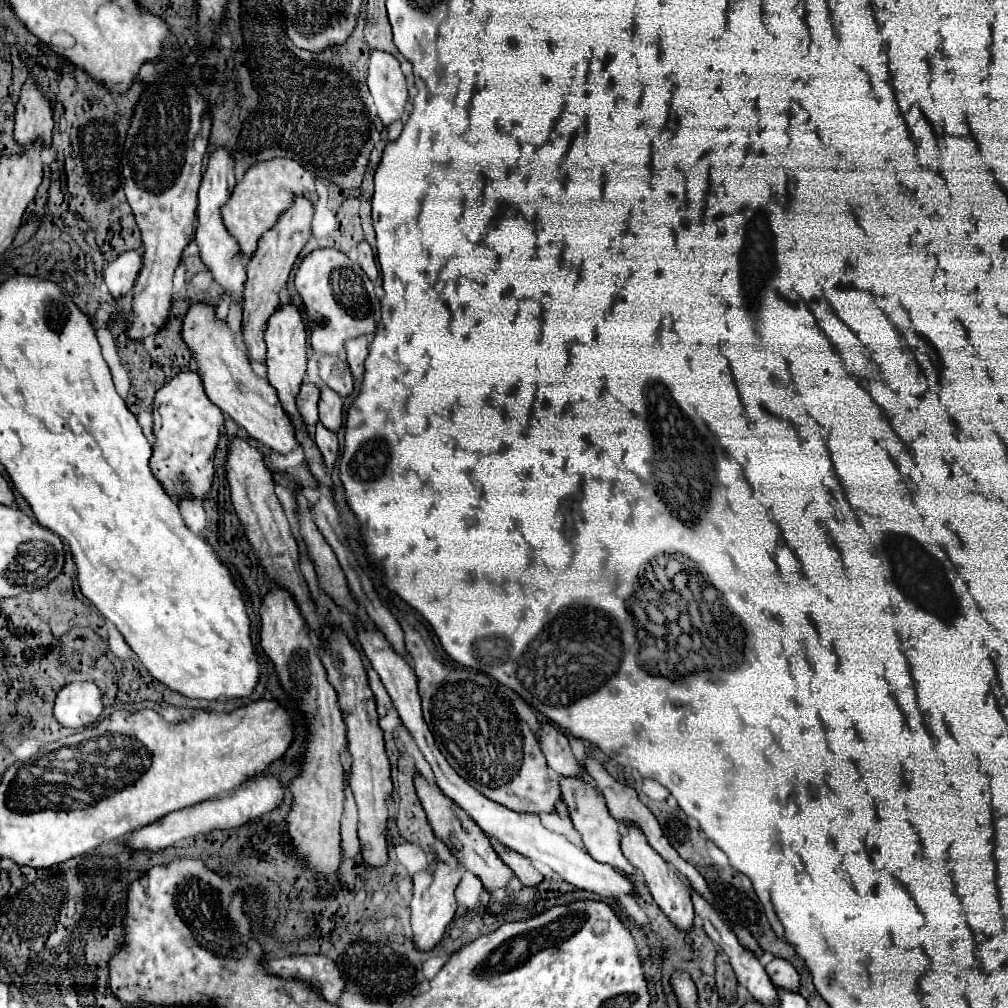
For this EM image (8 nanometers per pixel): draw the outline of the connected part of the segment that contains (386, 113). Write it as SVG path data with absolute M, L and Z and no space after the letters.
M385 51L371 53L367 85L383 127L401 119L407 101L407 81L393 55Z

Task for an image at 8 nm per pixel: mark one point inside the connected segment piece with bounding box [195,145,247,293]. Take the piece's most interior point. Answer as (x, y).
(219, 251)

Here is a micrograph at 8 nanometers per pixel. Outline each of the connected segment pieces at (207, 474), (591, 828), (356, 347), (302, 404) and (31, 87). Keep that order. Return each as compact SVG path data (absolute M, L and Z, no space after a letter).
M183 371L171 377L155 395L155 411L153 411L153 457L149 467L157 481L181 501L181 497L189 495L197 499L205 499L213 485L213 455L219 441L219 425L223 423L221 411L207 399L201 379L197 373Z
M561 777L559 779L559 785L561 785L561 793L563 793L563 801L567 803L569 807L569 815L571 815L571 821L573 821L573 827L575 831L581 835L585 847L587 847L587 853L601 861L601 863L607 863L611 865L613 869L617 871L623 871L627 875L635 875L635 867L629 865L629 861L623 857L621 853L621 845L619 845L619 823L611 817L607 805L605 805L605 799L603 795L597 793L597 789L593 785L587 785L575 777Z
M361 335L357 339L349 339L345 343L345 351L347 351L347 363L351 367L351 373L353 377L359 377L363 375L363 361L369 353L369 347L367 347L367 337Z
M301 385L297 393L297 411L303 417L304 423L313 428L319 417L317 417L317 401L319 401L319 389L315 385Z
M29 77L29 81L21 87L19 101L15 105L15 139L19 145L31 143L41 137L45 147L51 145L53 131L53 113L49 105L49 97L37 89L37 83Z

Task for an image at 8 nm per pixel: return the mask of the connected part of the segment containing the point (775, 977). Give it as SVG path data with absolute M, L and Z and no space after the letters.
M775 957L773 961L767 963L765 971L769 973L773 985L785 987L785 989L791 989L791 991L799 989L799 975L797 975L795 967L789 961L785 961L781 957Z

